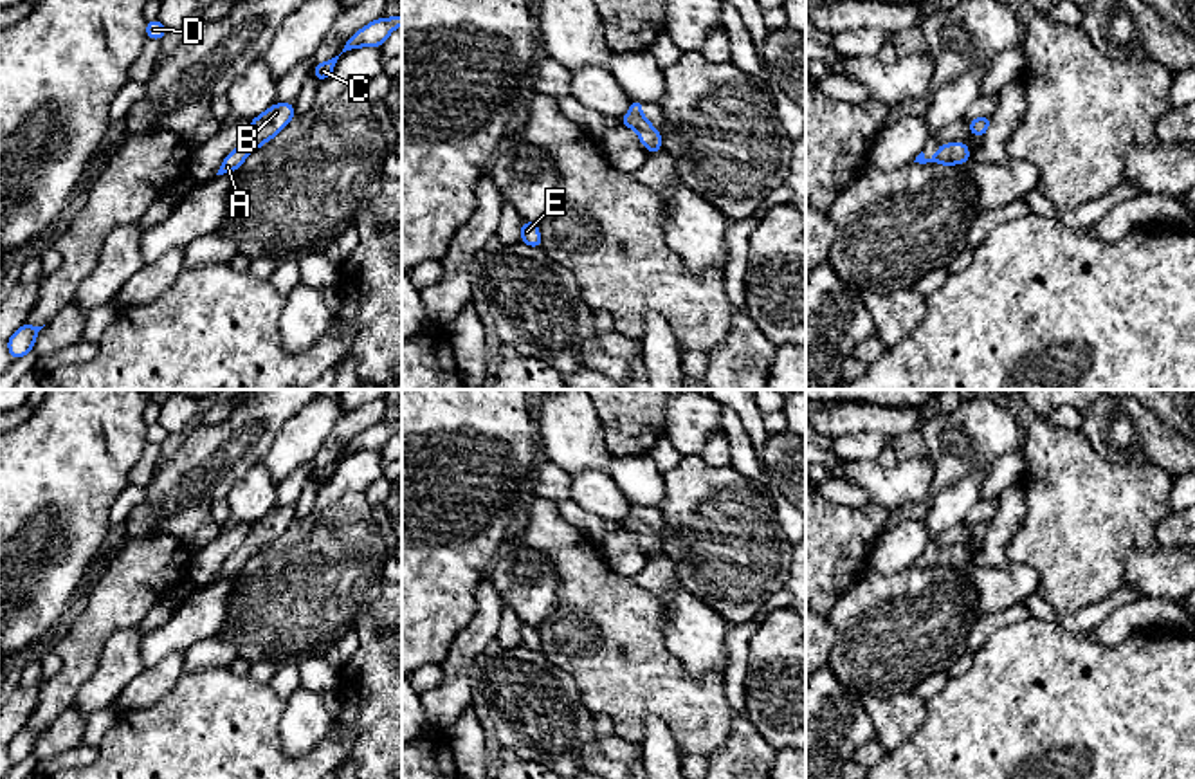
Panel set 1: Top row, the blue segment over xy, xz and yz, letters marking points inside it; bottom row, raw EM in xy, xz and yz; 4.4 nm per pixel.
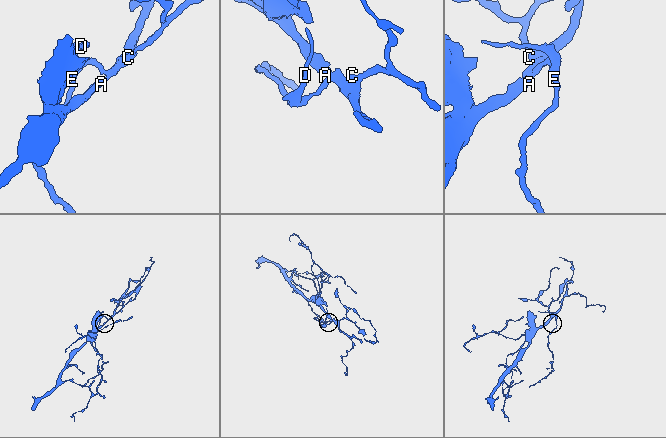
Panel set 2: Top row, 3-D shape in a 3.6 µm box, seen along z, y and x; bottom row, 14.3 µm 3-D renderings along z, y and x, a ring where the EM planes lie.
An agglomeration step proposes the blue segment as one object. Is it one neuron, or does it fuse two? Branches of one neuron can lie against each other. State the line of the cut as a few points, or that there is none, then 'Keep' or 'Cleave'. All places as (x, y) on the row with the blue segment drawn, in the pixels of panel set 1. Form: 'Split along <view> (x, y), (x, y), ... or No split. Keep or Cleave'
No split. Keep

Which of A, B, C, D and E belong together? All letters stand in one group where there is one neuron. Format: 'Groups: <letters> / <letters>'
Groups: A B C D E

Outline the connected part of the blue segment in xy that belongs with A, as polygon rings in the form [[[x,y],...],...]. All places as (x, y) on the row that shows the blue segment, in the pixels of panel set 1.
[[[278,103],[251,121],[243,142],[222,162],[216,175],[236,171],[261,144],[276,137],[294,119],[294,103]]]

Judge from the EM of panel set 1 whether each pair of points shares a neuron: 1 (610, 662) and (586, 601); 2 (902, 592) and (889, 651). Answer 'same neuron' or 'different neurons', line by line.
1: same neuron
2: same neuron

